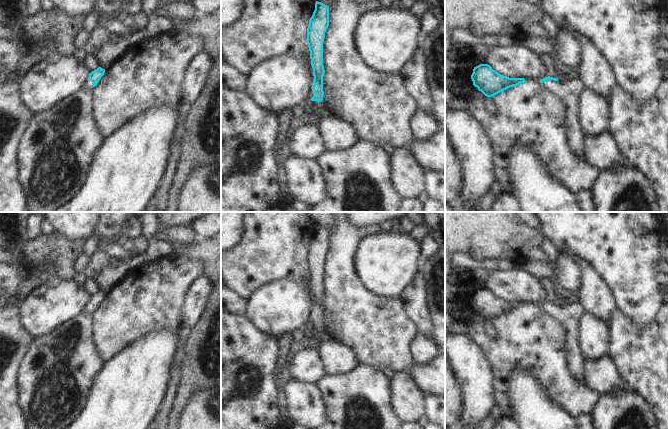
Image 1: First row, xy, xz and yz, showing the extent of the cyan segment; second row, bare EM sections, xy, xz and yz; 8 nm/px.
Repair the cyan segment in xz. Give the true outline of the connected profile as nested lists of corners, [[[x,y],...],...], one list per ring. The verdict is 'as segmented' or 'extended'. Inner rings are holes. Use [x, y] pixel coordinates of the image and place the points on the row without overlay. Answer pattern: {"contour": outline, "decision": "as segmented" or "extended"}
{"contour": [[[316,225],[315,234],[307,252],[307,268],[314,300],[309,322],[317,331],[323,329],[323,300],[325,297],[323,290],[323,266],[328,250],[329,231]]], "decision": "extended"}

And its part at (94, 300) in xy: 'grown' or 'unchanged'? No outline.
grown

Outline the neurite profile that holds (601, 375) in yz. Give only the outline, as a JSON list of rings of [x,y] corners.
[[[608,355],[598,359],[584,358],[583,368],[586,384],[599,395],[617,391],[626,385]]]

